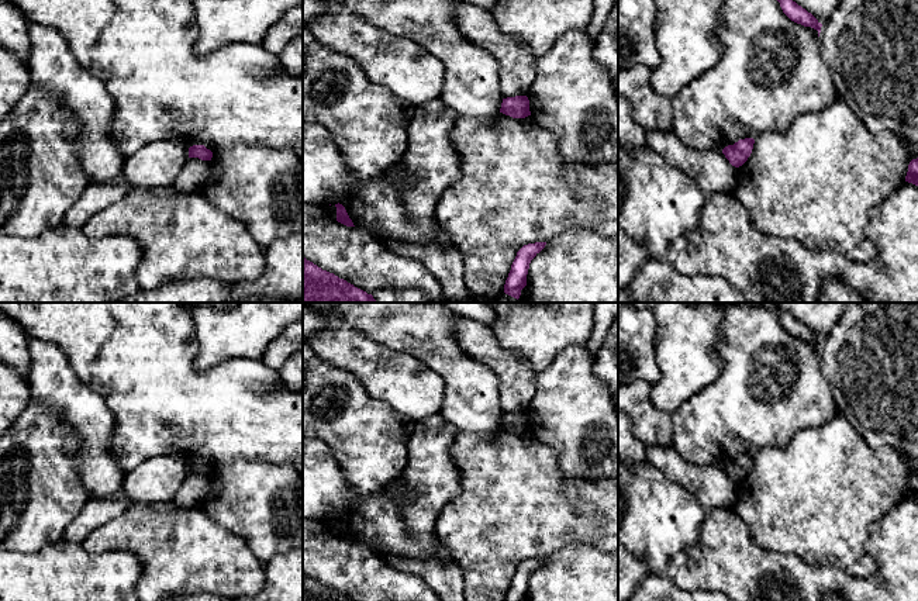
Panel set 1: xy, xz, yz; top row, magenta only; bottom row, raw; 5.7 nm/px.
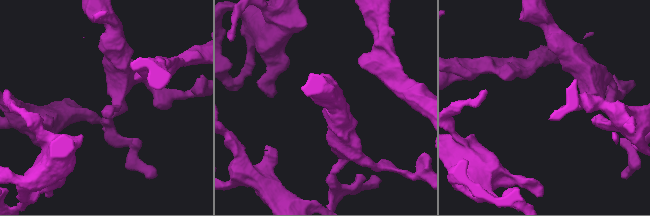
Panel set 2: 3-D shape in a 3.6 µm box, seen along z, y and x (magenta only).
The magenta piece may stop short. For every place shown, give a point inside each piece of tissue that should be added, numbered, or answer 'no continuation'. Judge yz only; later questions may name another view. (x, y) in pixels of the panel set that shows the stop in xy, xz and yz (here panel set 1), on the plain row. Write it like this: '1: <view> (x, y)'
no continuation

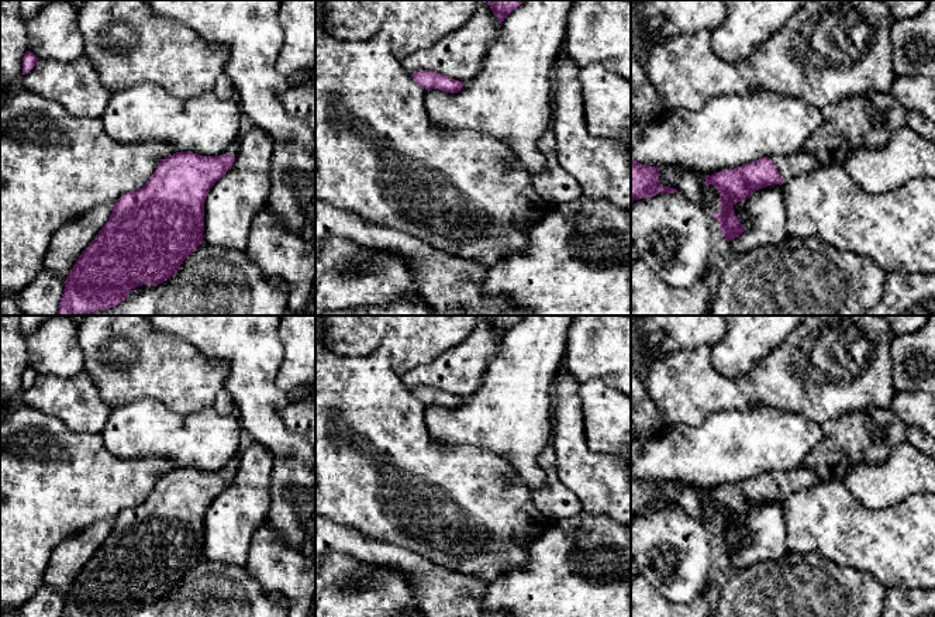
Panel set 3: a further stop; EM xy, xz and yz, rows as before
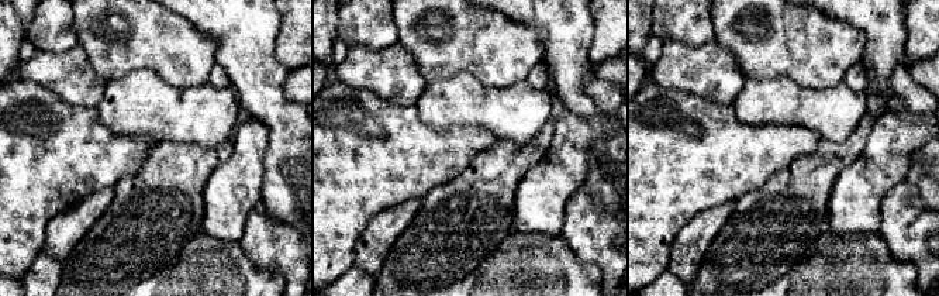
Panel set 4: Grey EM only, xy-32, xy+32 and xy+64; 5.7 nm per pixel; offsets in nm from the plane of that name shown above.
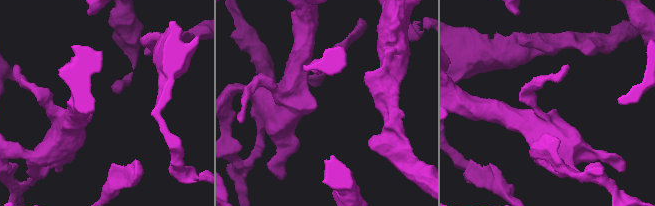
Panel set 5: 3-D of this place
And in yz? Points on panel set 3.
1: yz (801, 478)

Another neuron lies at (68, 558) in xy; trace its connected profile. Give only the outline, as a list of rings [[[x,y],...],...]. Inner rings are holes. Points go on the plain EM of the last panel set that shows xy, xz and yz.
[[[114,520],[97,521],[56,545],[46,565],[42,583],[65,597],[82,568],[108,537],[113,525]]]

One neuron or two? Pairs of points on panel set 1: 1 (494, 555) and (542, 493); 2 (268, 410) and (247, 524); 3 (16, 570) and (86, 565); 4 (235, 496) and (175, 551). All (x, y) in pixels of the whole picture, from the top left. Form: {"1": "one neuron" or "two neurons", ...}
{"1": "one neuron", "2": "two neurons", "3": "one neuron", "4": "two neurons"}

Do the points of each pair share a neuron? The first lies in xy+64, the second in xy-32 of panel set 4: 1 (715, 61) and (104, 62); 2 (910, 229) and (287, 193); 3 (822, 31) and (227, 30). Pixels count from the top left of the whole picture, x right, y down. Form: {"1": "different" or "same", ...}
{"1": "different", "2": "different", "3": "different"}

